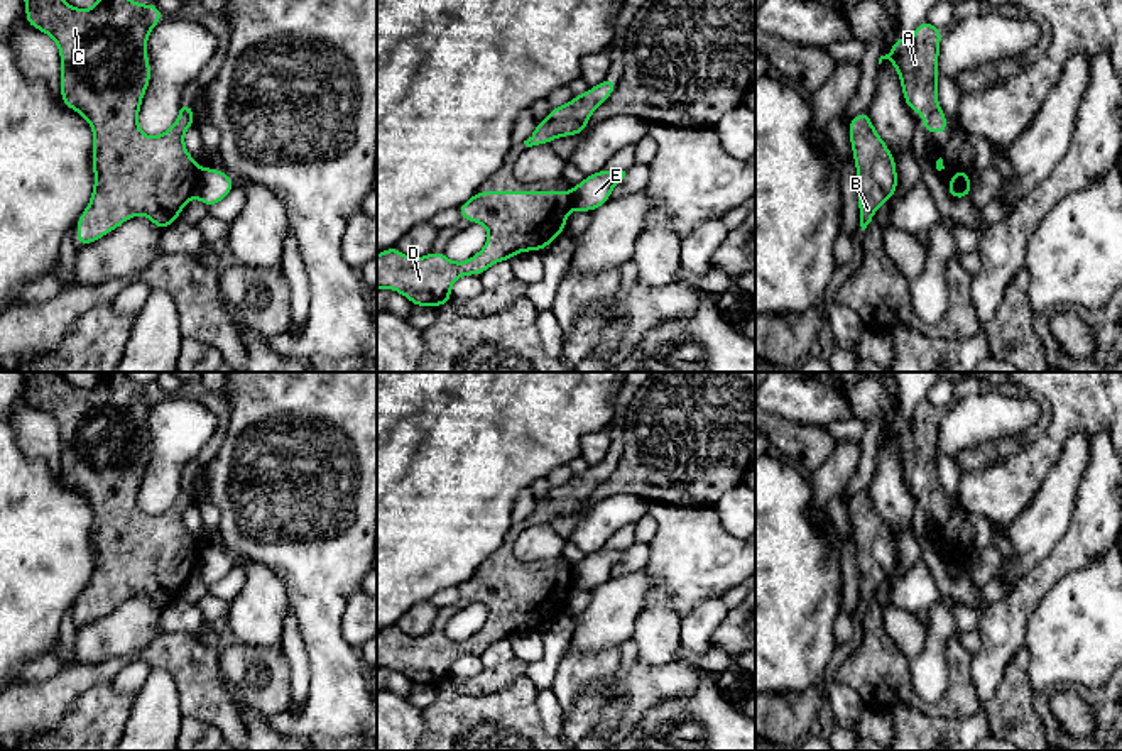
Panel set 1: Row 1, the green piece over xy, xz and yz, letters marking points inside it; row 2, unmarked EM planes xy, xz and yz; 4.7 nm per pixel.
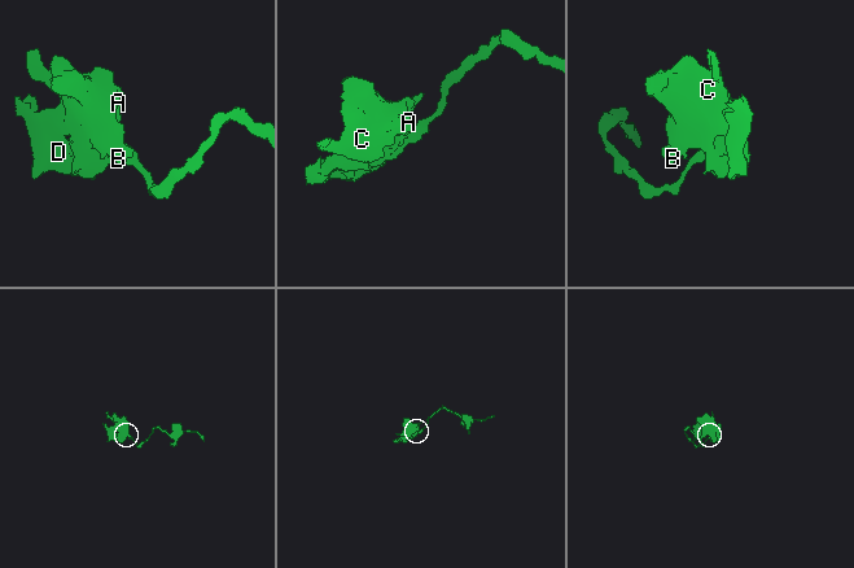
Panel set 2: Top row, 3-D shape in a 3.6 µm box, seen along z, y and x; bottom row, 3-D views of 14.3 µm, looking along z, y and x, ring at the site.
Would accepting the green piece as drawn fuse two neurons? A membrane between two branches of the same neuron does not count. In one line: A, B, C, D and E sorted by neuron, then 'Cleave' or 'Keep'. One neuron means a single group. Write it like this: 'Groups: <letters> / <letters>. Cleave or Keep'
Groups: A B C D / E. Cleave

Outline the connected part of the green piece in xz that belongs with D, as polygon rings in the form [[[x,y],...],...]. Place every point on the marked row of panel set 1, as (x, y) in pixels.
[[[477,191],[456,211],[460,218],[487,227],[488,240],[478,254],[465,262],[453,262],[444,252],[434,250],[424,257],[412,259],[394,245],[377,255],[377,289],[394,289],[406,296],[412,306],[439,308],[451,301],[451,286],[460,276],[482,276],[490,266],[510,260],[522,249],[526,252],[544,250],[564,233],[564,223],[573,208],[573,191]]]

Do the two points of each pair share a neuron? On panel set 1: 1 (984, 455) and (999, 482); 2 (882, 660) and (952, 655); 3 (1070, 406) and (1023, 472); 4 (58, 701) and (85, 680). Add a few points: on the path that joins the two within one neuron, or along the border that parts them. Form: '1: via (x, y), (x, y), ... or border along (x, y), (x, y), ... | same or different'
1: border along (1019, 445), (1014, 452), (962, 474) | different
2: via (903, 689), (923, 707), (940, 707), (957, 684) | same
3: via (1065, 423), (1038, 455) | same
4: via (65, 694), (78, 680) | same

